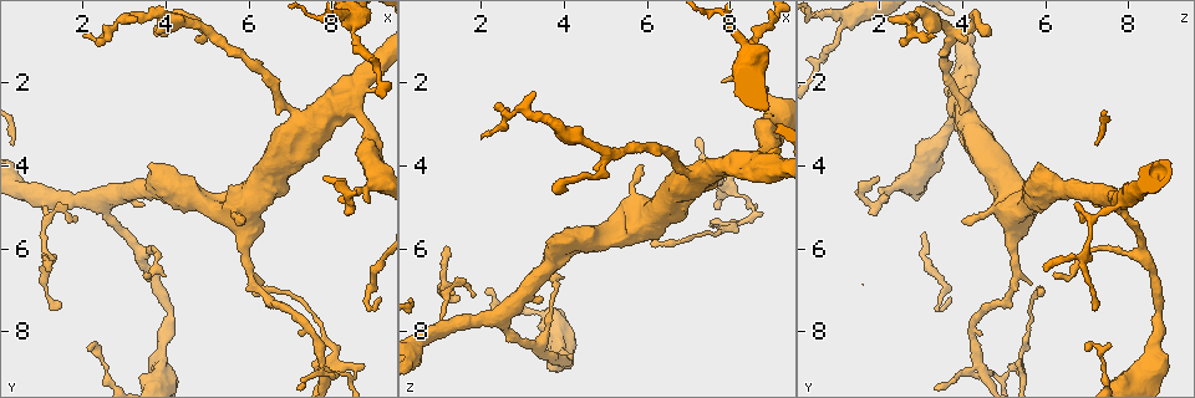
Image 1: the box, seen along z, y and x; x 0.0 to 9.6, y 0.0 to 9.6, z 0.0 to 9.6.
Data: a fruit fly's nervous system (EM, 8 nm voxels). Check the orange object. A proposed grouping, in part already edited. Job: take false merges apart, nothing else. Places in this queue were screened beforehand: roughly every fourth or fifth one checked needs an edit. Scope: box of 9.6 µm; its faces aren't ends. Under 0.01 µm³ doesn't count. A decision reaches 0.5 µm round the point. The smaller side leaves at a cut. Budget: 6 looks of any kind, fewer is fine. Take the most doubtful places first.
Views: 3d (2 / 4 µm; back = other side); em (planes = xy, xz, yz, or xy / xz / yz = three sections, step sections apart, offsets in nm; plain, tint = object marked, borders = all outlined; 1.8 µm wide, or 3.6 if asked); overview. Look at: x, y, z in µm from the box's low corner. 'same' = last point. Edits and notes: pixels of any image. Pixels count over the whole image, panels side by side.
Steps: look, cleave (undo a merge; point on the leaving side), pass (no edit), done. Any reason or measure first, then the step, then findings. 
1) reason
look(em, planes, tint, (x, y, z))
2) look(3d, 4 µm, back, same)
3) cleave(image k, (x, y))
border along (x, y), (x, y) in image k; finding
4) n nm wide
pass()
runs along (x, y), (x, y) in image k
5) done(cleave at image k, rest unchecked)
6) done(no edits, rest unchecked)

abrupt turn
look(3d, 4 µm, (7.95, 9.00, 4.60))

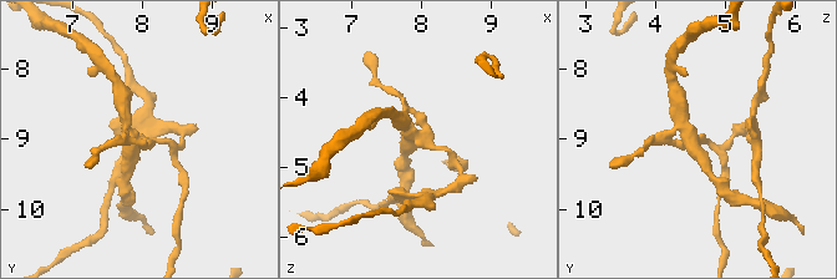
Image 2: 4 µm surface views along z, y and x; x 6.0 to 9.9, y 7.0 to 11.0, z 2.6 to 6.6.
shape alone is not enough
look(em, planes, tint, (7.95, 9.05, 4.50))

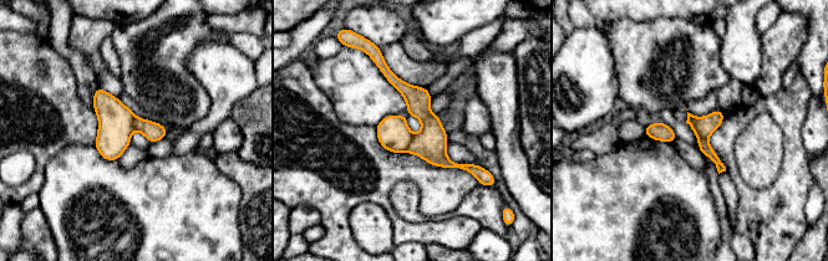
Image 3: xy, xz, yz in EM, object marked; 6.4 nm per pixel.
cleave(image 3, (430, 144))
two neurons meet here

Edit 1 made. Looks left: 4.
look(em, 3.6 µm, planes, tint, (5.75, 5.10, 4.85))

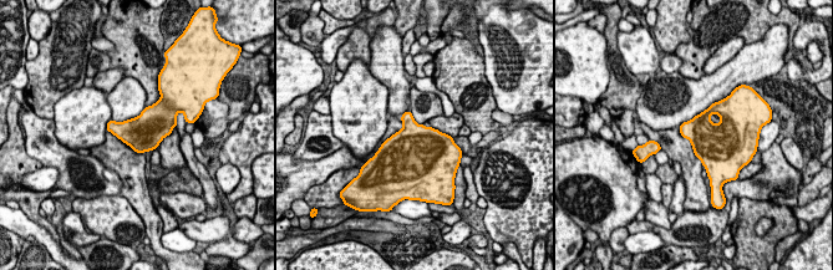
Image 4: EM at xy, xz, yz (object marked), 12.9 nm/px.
pass()
all the same neuron

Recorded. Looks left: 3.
sharp bend
look(3d, 4 µm, (3.90, 8.85, 8.55))

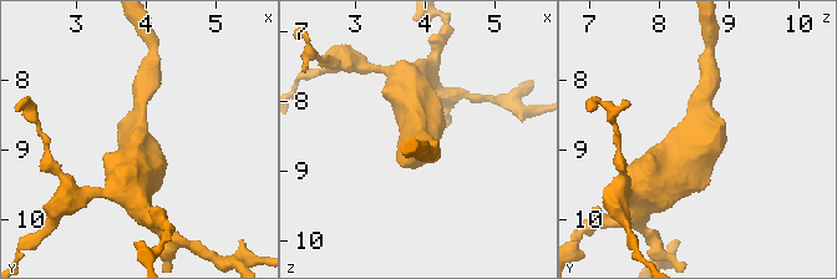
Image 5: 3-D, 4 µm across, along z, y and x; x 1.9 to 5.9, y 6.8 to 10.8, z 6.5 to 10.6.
3 arms; arms of 300, 300, 360 nm; now the EM
look(em, planes, borders, (3.85, 8.80, 8.55))

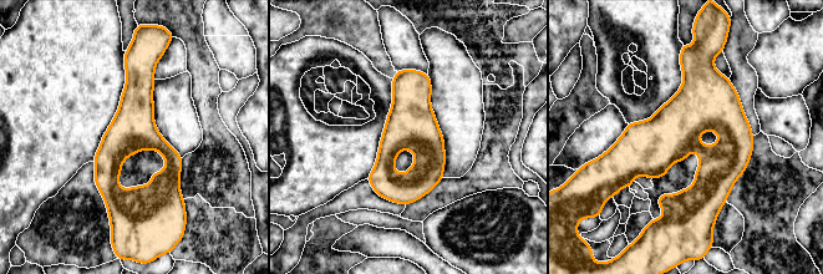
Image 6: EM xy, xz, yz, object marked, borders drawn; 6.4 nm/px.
pass()
runs along (136, 64), (133, 128), (110, 156), (123, 213) in image 6; continuous, no second neuron

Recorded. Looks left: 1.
done(cleave at image 3, rest unchecked)

